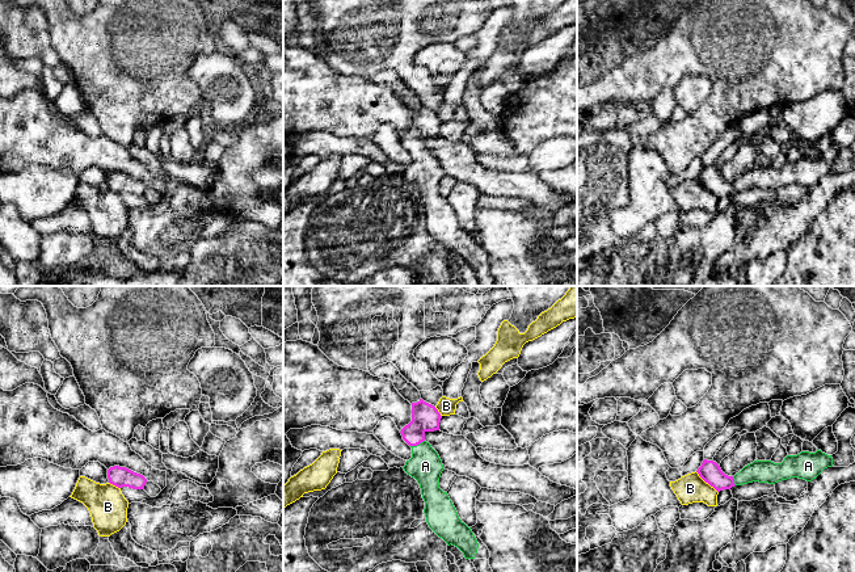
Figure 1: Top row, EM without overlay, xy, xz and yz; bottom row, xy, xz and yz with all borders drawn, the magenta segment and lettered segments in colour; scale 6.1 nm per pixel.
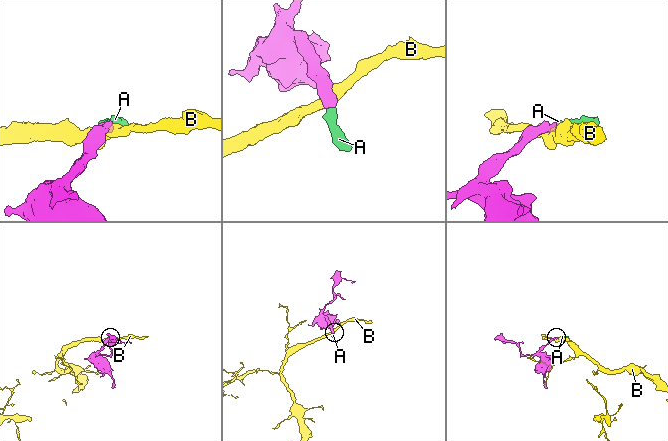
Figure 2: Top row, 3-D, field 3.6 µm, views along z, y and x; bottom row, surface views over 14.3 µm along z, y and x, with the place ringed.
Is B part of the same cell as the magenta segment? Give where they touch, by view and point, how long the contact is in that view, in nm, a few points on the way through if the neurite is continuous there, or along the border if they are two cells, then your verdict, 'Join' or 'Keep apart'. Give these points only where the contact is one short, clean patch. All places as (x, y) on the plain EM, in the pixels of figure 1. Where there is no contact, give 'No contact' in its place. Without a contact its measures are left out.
Touches magenta at yz (707, 188). Shared border 190 nm. Boundary: yz (695, 177), (717, 198). Keep apart

